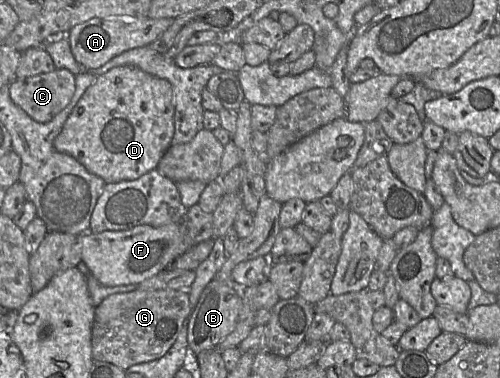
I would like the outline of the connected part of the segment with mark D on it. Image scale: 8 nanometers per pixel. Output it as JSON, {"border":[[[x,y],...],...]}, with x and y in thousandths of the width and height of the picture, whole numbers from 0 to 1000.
{"border":[[[236,175],[190,206],[108,368],[110,397],[158,426],[212,487],[270,476],[312,447],[348,354],[342,222],[266,175]]]}

